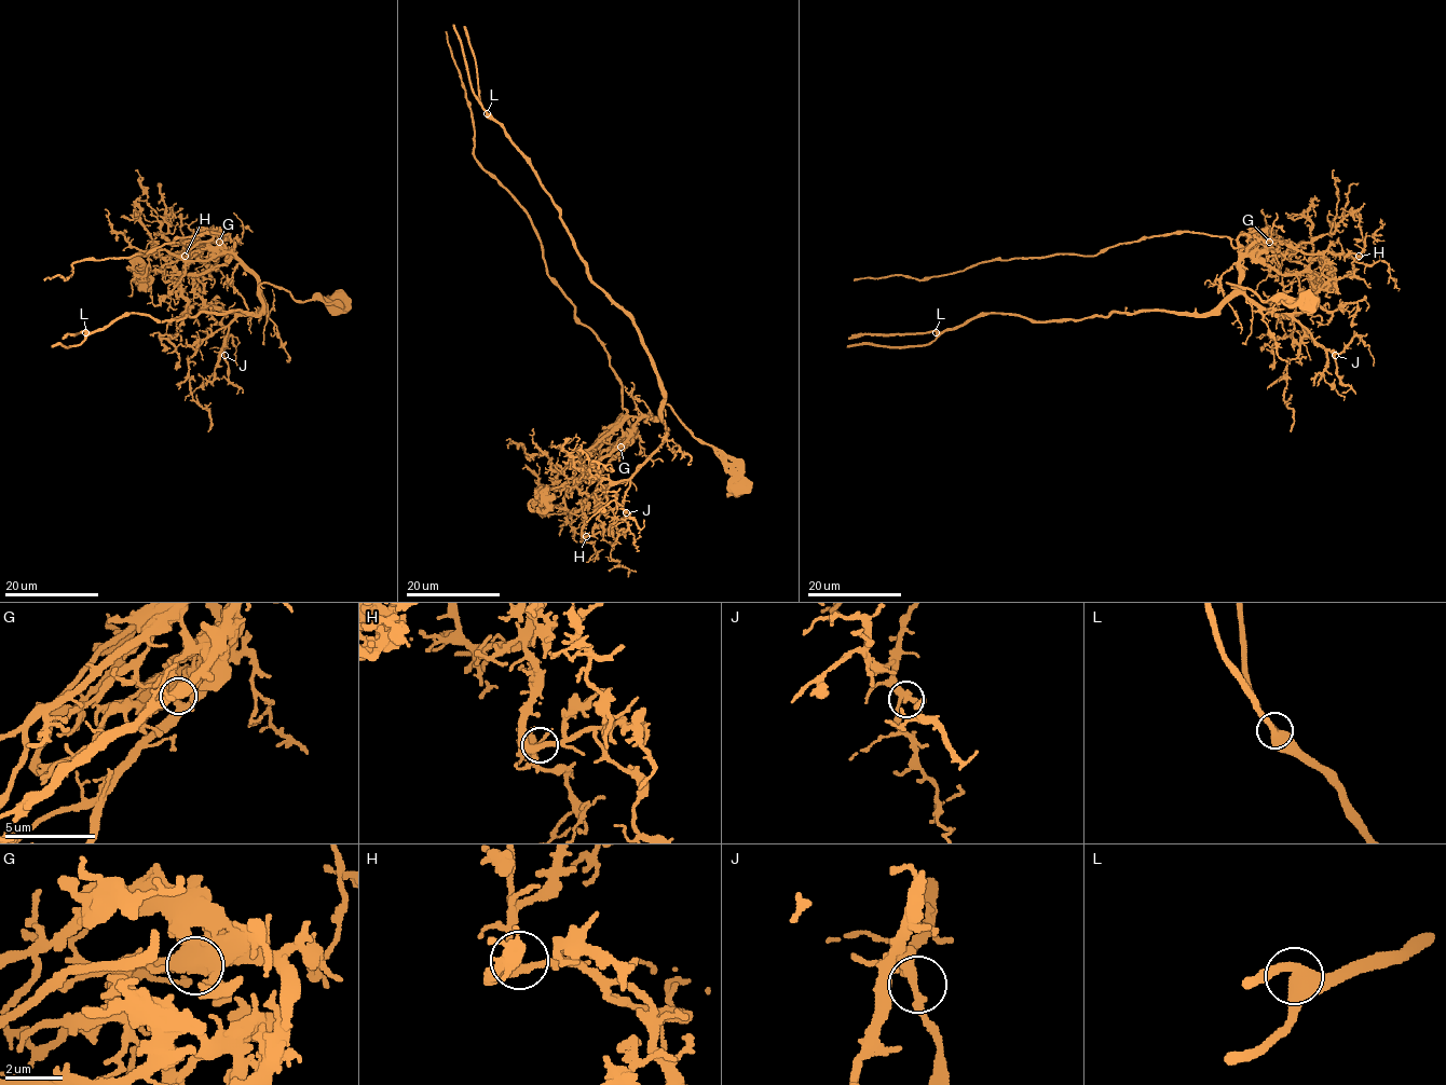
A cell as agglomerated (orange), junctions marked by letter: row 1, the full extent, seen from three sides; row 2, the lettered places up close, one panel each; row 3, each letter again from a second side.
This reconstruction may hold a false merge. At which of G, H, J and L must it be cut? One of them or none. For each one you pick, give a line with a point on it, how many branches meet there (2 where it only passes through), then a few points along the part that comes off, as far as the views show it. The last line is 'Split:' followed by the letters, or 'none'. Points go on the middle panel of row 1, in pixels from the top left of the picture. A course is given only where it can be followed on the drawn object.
G: at (621, 447); 3 branches meet; foreign part runs (621, 447), (629, 424), (618, 376), (601, 341), (547, 273), (528, 213), (474, 155), (469, 102), (445, 31)
Split: G

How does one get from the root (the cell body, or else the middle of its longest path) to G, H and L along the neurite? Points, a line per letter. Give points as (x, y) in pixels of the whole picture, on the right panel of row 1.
G: (1307, 301), (1305, 294), (1296, 301), (1263, 302), (1252, 291), (1227, 283), (1237, 284), (1240, 262), (1269, 241)
H: (1307, 301), (1305, 294), (1263, 302), (1227, 283), (1236, 285), (1240, 262), (1271, 241), (1305, 252), (1359, 256)
L: (1307, 301), (1263, 302), (1227, 283), (1235, 290), (1201, 315), (1137, 311), (1031, 321), (980, 313), (936, 332)

